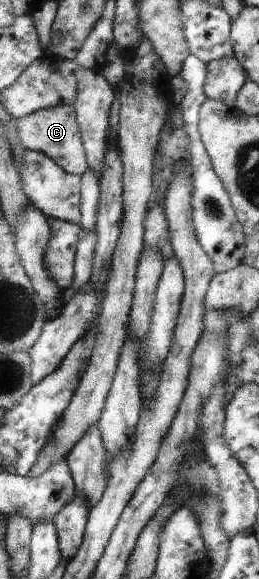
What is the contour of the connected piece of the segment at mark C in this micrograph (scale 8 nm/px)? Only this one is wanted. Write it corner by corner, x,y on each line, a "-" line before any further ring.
59,105
16,120
16,127
18,128
18,137
29,150
46,154
68,173
81,177
91,168
87,162
82,131
78,127
77,120
77,113
71,105

